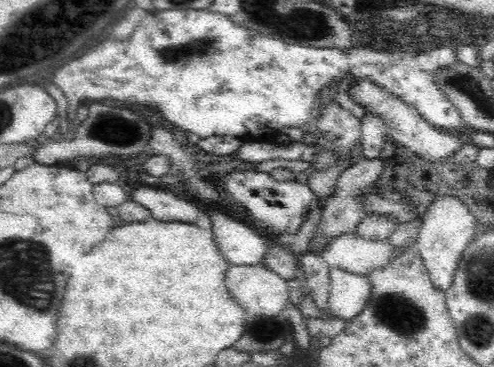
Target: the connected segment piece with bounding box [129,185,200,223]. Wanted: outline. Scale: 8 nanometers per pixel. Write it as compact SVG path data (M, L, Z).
M147 185L129 195L134 202L147 208L152 218L159 221L194 223L200 215L200 210L194 203L177 197L171 191L162 191Z

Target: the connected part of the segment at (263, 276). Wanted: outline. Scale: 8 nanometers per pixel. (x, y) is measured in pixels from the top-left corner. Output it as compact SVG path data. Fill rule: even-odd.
M230 265L226 287L250 315L278 316L290 301L288 281L262 265Z

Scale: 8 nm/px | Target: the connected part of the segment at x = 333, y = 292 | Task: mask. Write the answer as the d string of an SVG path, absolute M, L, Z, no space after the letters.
M330 268L330 296L326 316L354 320L366 308L370 292L370 277Z

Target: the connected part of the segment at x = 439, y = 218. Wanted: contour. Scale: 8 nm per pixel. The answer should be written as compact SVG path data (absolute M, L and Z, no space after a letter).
M438 194L434 198L432 206L426 210L426 214L421 218L423 221L414 249L422 258L434 288L445 293L456 276L456 269L461 262L464 250L468 248L468 244L476 236L478 223L468 207L458 197L449 194Z

